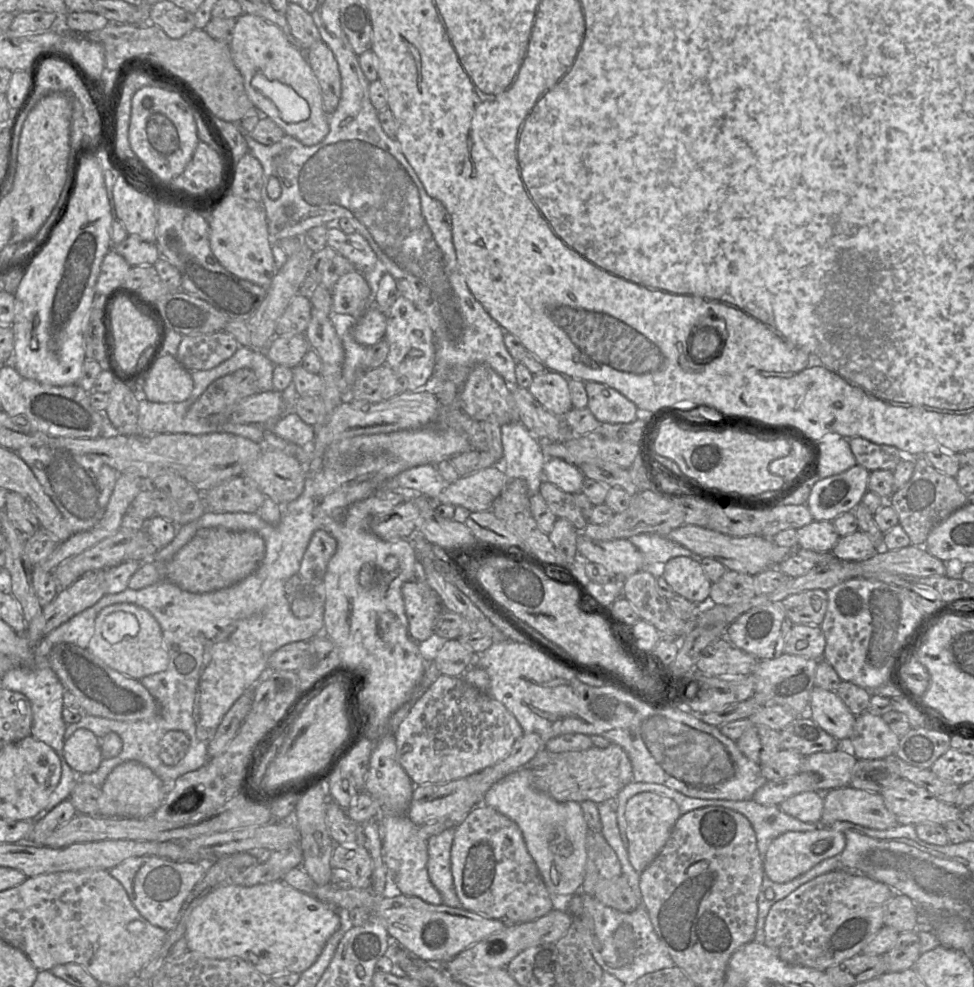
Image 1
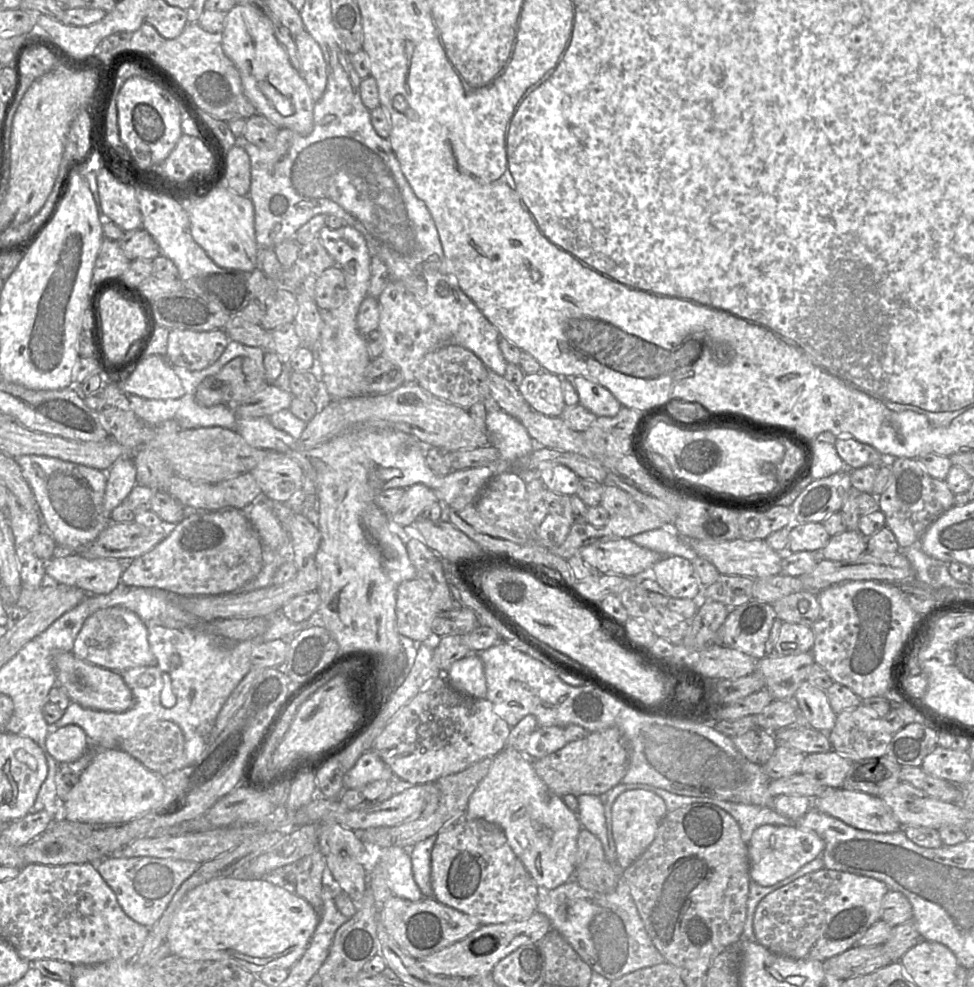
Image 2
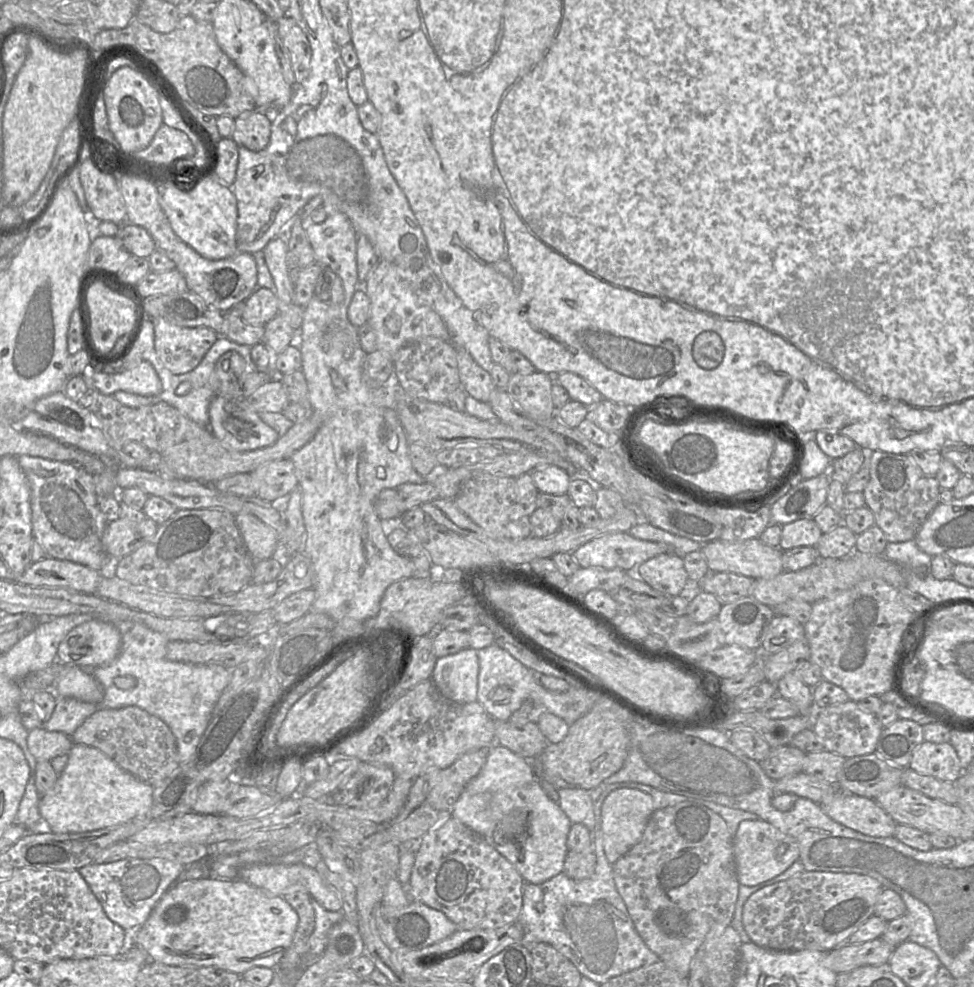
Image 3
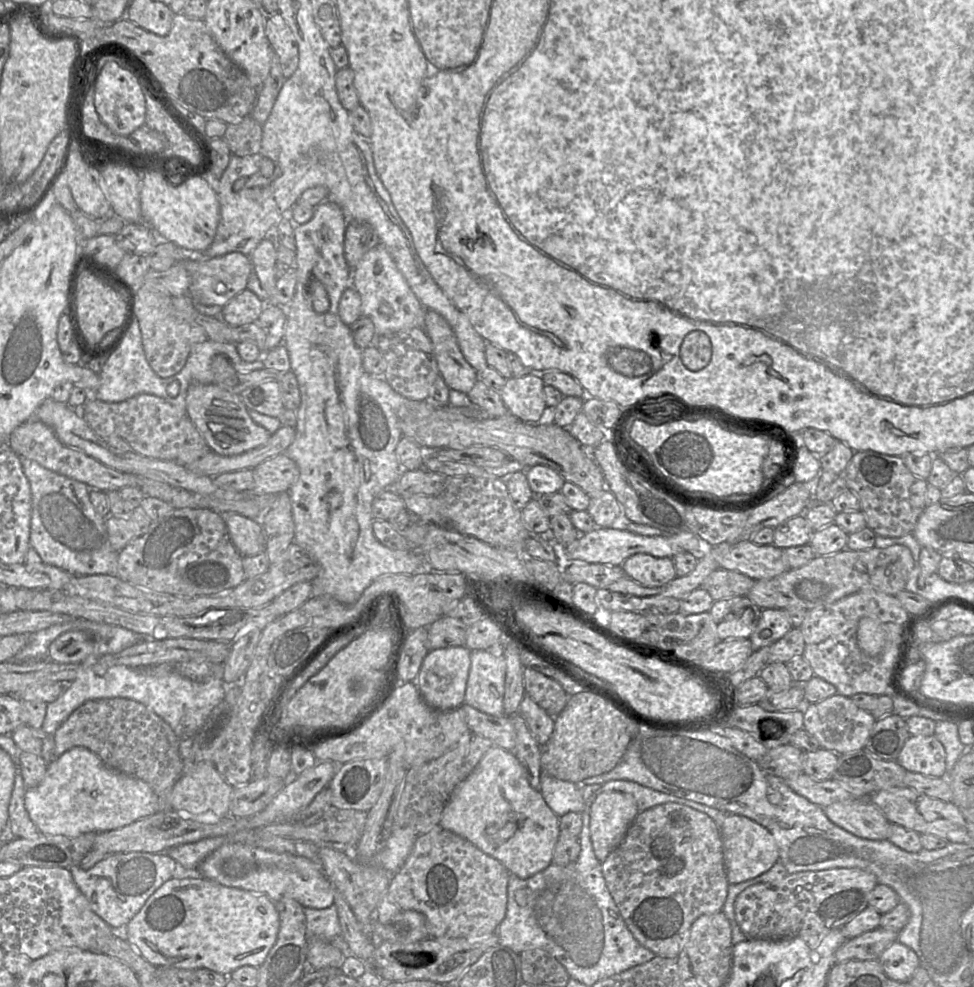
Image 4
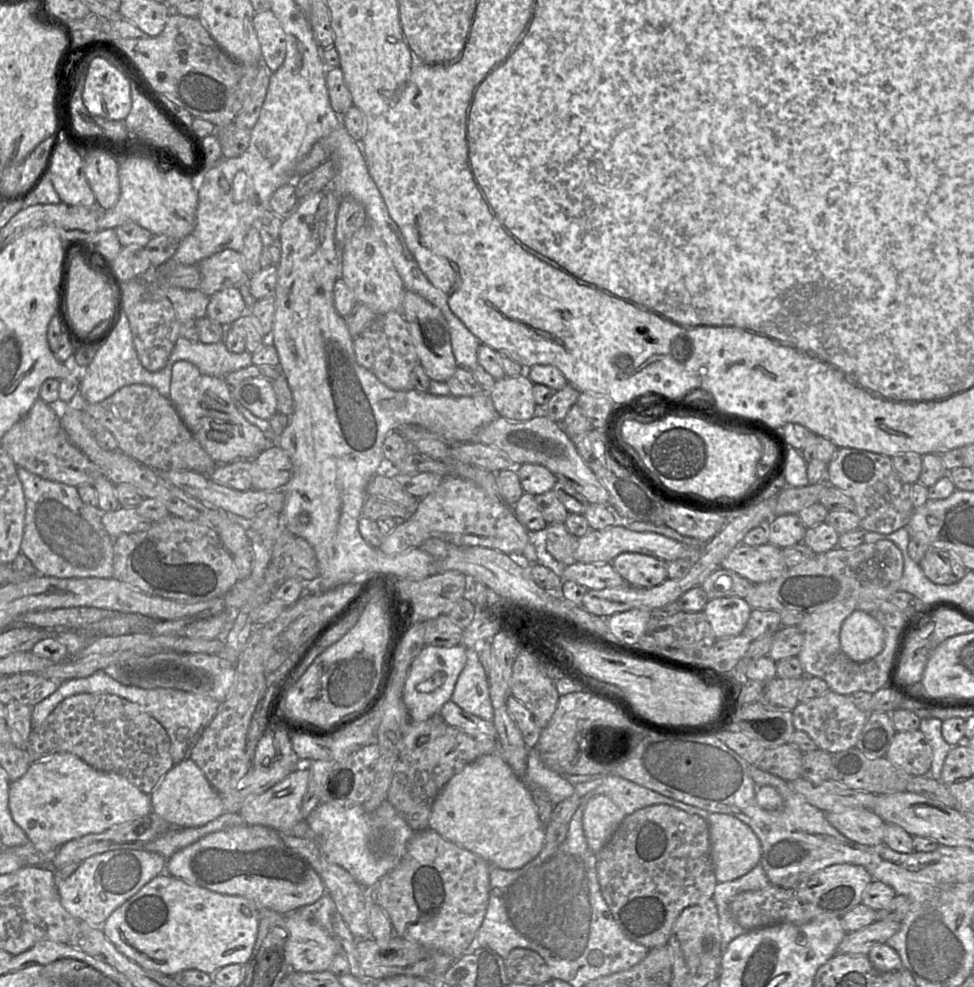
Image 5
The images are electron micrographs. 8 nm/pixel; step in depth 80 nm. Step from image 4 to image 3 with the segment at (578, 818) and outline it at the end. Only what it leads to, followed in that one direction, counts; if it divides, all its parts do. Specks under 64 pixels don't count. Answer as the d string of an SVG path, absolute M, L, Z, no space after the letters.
M573 823L567 837L567 847L564 872L575 880L590 878L597 862L591 831L583 824Z

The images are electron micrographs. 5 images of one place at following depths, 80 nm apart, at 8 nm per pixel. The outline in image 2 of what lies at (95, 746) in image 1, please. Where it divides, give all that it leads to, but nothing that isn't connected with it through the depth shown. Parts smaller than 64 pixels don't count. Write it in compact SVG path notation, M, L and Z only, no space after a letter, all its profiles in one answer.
M70 725L52 729L45 741L44 751L57 763L75 762L91 751L92 742L82 728Z

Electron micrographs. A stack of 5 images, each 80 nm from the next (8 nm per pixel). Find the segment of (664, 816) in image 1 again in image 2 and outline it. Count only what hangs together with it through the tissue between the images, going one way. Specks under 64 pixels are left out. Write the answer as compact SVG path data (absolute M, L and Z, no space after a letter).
M627 790L615 799L612 806L611 835L615 843L617 862L623 869L639 858L653 842L657 828L667 812L664 800L650 791Z

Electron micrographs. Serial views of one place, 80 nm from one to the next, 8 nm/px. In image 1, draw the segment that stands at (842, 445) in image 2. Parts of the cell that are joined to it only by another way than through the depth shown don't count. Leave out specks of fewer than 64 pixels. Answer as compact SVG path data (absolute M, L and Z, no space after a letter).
M861 437L846 439L848 439L857 465L870 472L875 470L893 471L900 461L906 457L894 446L877 444Z

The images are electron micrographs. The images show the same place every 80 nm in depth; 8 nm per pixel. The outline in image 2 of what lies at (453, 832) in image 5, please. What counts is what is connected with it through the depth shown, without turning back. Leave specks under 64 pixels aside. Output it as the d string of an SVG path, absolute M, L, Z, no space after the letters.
M507 746L492 758L487 775L469 798L466 813L473 818L482 818L497 824L504 831L508 844L539 887L554 889L573 879L577 838L582 825L577 813L548 789L537 775L533 760L522 752Z

